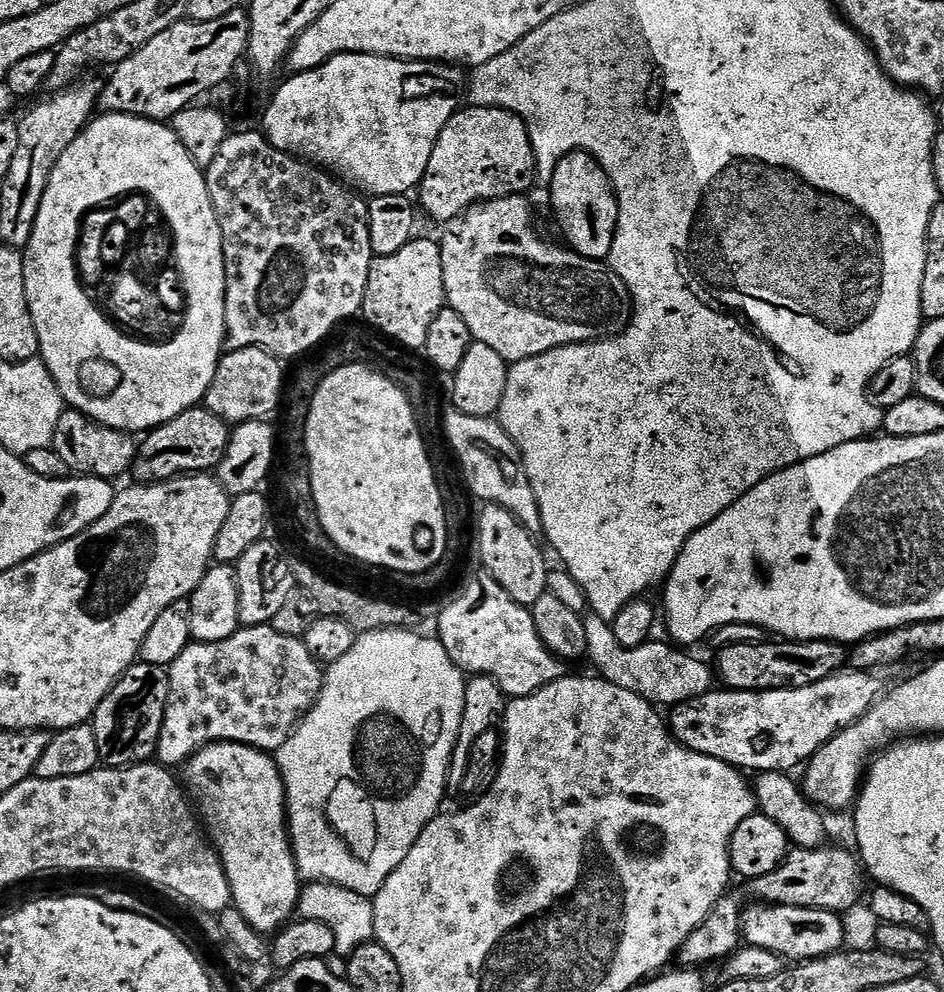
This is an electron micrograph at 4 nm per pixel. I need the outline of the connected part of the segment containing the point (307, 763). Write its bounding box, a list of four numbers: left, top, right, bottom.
[275,628,465,958]

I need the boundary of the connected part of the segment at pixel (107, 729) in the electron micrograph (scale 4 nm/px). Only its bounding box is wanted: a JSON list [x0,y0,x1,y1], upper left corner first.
[90,662,169,768]

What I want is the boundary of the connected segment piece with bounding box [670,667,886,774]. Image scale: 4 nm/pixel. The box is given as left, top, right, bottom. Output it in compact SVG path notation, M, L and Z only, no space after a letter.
M849 667L834 673L830 678L822 678L822 682L807 684L801 688L783 688L769 692L713 690L685 704L677 704L671 709L672 735L691 752L718 758L748 774L791 773L792 768L798 767L799 764L800 767L807 765L819 748L826 746L826 742L830 742L842 730L862 719L877 704L886 691L886 684L877 676L879 675L875 671L863 672Z

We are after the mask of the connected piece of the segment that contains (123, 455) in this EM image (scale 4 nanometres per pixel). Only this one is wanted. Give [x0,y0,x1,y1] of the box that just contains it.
[51,410,138,481]

